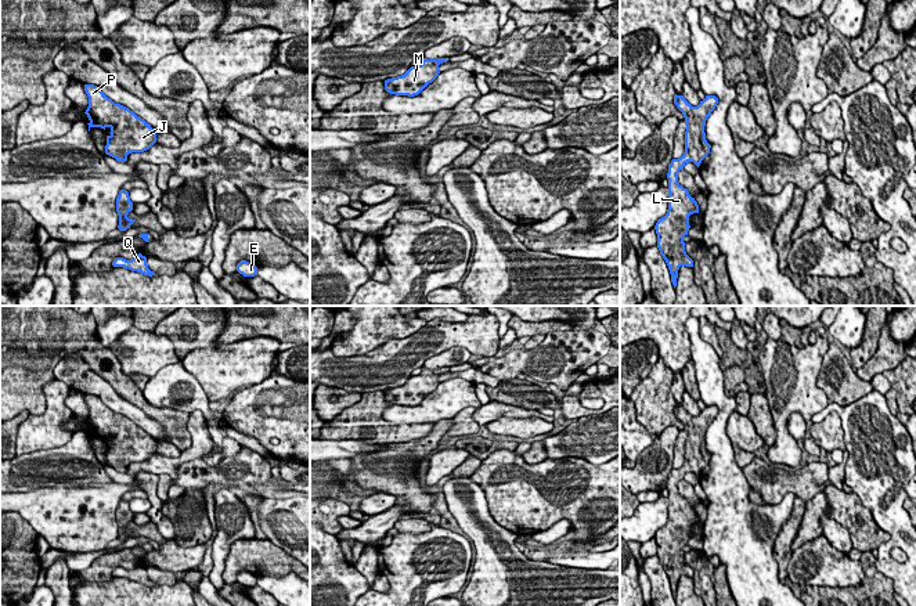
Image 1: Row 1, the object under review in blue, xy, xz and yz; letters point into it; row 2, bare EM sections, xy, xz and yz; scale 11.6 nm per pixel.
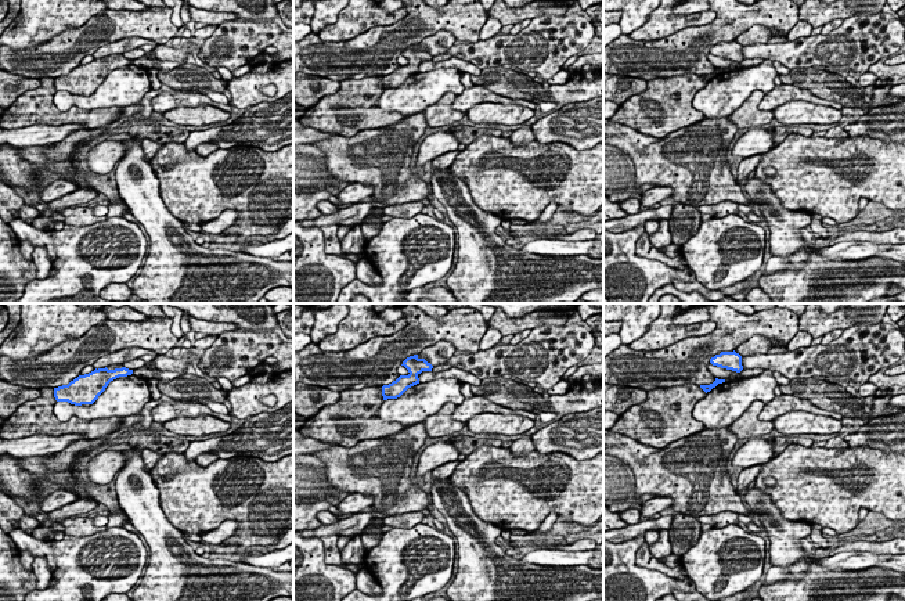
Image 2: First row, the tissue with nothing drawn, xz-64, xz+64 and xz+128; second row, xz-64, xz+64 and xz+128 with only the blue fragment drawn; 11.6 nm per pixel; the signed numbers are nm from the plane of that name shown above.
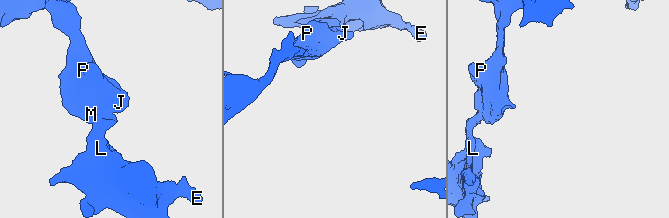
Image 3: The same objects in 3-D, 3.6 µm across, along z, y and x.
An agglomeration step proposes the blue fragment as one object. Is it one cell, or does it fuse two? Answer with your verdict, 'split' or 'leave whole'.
leave whole

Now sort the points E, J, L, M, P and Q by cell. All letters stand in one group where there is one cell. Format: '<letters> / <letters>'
E J L M P Q

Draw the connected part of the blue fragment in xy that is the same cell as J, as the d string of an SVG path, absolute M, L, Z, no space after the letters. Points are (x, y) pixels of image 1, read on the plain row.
M84 394L89 407L86 425L91 437L111 439L107 446L105 463L118 472L126 472L131 462L144 462L156 452L156 440L129 418L115 414L100 397Z

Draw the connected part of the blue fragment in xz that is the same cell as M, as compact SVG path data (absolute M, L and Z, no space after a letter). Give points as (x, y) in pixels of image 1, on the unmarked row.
M446 368L426 369L411 376L404 385L385 390L385 400L396 405L418 405L429 393L439 386L439 375L447 372Z

